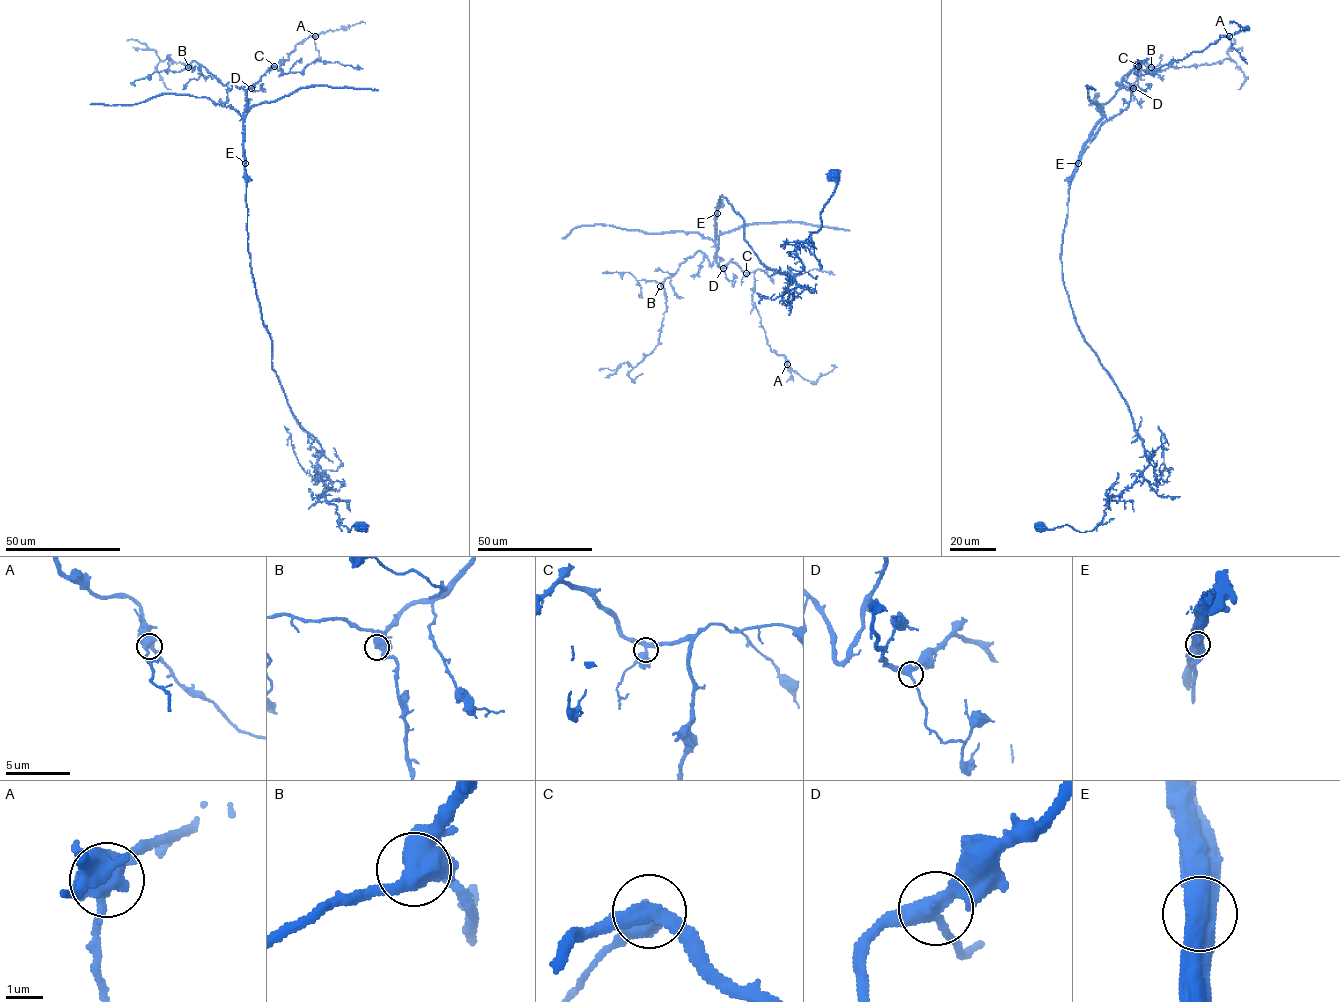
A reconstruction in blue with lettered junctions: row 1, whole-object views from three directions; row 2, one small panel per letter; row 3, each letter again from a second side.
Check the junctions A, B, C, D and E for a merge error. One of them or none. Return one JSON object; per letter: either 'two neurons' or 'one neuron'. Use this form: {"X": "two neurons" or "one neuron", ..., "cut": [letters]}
{"A": "one neuron", "B": "one neuron", "C": "one neuron", "D": "one neuron", "E": "two neurons", "cut": ["E"]}

